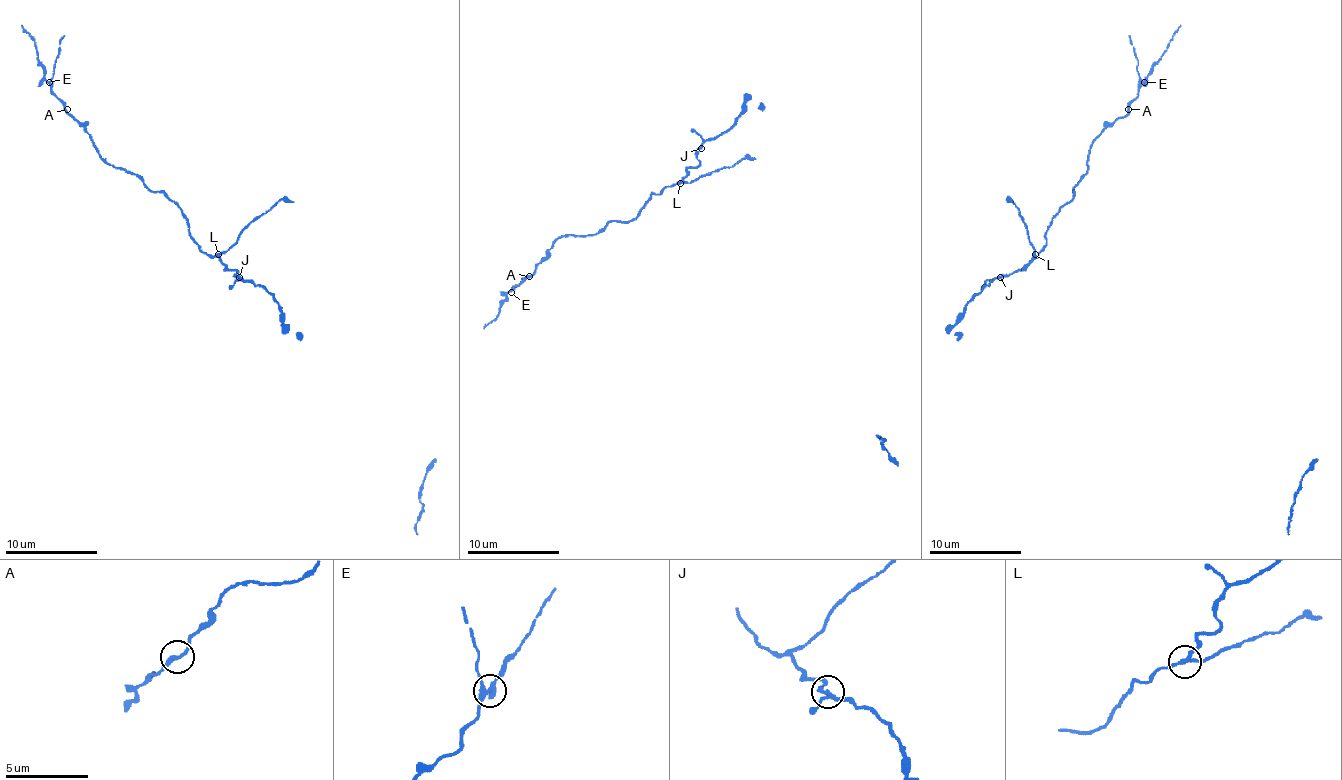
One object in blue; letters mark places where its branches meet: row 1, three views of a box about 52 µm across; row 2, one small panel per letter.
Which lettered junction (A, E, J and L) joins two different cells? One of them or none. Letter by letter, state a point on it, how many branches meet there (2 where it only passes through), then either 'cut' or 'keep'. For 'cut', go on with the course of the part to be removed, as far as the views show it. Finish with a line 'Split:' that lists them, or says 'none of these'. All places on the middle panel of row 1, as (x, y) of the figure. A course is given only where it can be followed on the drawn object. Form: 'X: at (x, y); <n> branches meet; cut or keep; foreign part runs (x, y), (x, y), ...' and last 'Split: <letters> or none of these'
A: at (529, 276); 2 branches meet; keep
E: at (511, 292); 4 branches meet; keep
J: at (701, 148); 3 branches meet; keep
L: at (680, 183); 3 branches meet; cut; foreign part runs (680, 182), (692, 182), (742, 159), (756, 159)
Split: L

